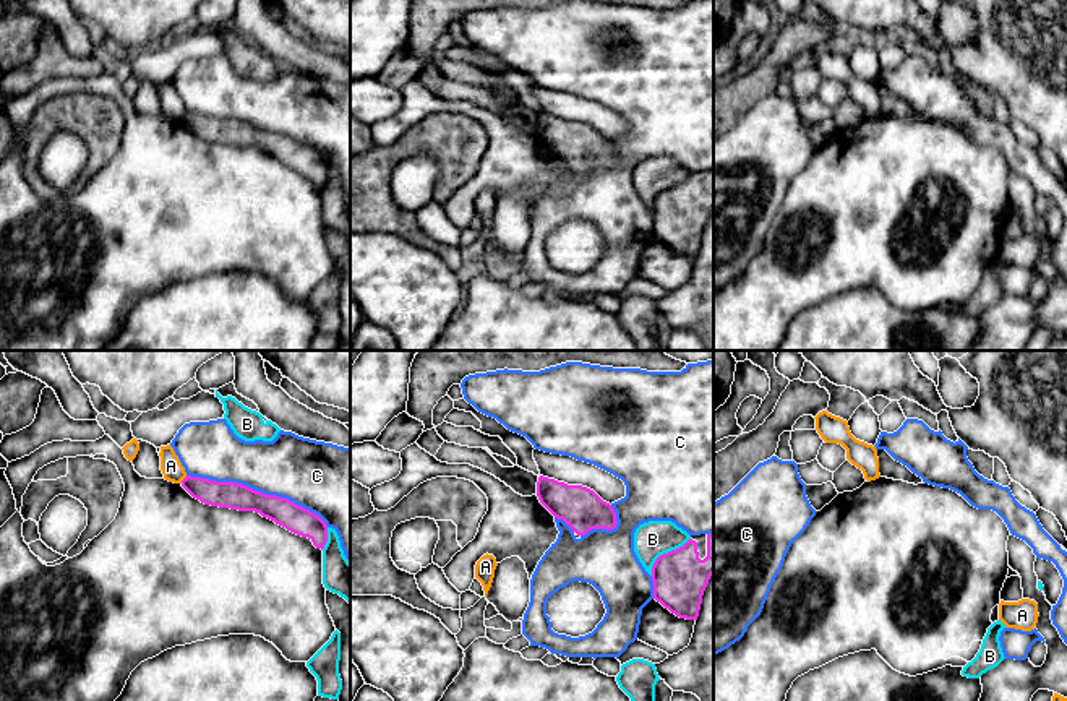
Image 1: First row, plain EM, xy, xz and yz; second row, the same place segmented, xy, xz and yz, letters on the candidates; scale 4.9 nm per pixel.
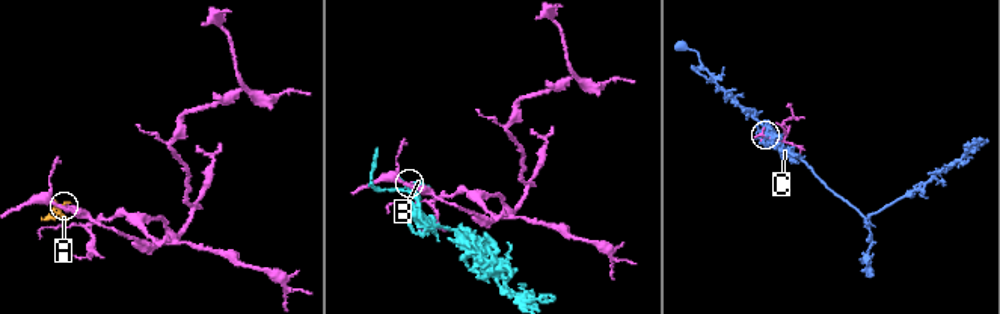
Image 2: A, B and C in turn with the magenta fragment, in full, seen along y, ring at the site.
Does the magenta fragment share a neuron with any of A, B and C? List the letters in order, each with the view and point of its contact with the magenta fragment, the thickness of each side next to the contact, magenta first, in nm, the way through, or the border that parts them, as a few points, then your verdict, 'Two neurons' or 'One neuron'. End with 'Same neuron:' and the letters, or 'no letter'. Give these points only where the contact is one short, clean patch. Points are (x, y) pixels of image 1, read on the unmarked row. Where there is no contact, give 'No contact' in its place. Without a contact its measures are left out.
A: Touches magenta at xy (184, 116). Thickness 130 nm (magenta) against 110 nm. Boundary: xy (187, 112), (180, 119). Two neurons
B: Touches magenta at xz (665, 190). Thickness 280 nm (magenta) against 180 nm. Two neurons
C: Touches magenta at xy (258, 129). Thickness 140 nm (magenta) against 320 nm. Two neurons
Same neuron: no letter

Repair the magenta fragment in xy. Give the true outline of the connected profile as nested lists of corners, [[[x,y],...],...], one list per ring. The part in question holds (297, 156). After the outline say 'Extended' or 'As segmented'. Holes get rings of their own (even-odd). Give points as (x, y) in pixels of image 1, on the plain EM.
[[[191,112],[182,117],[182,123],[204,141],[259,149],[287,167],[308,174],[316,185],[323,187],[328,178],[326,159],[287,135],[266,131],[235,118],[216,118]]]. As segmented

